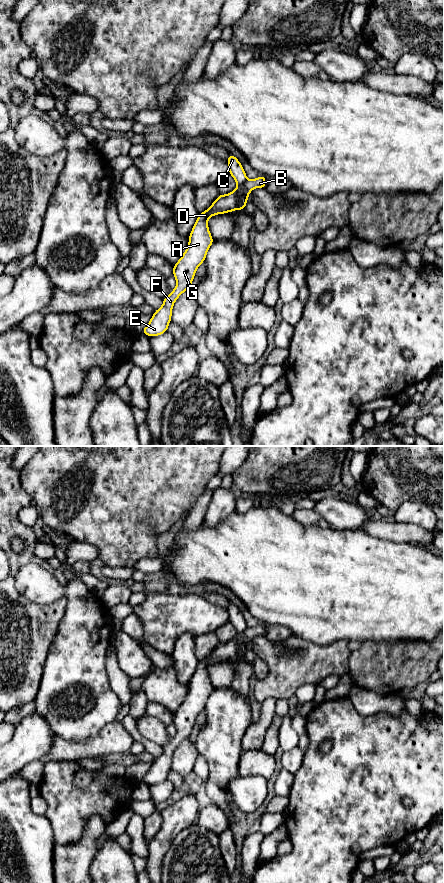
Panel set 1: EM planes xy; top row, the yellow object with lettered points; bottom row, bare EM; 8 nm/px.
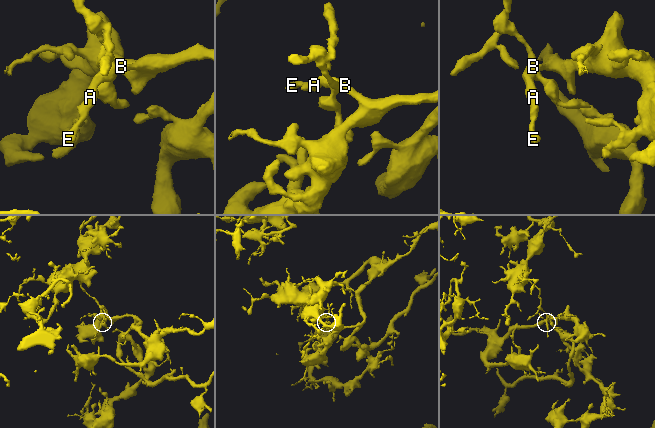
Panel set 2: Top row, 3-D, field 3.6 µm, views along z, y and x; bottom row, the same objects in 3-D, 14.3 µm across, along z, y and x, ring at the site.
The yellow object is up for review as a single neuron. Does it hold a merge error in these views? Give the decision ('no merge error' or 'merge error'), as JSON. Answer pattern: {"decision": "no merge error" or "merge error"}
{"decision": "no merge error"}

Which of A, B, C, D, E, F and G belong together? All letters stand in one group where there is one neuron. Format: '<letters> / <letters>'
A B C D E F G

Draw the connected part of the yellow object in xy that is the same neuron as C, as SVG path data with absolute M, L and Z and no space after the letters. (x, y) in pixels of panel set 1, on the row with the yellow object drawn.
M229 154L227 163L228 173L235 179L237 188L229 194L220 194L207 210L198 215L188 237L187 249L173 265L176 287L163 299L163 305L155 310L149 323L144 327L142 333L147 336L155 337L167 332L175 301L189 289L197 268L205 261L207 252L214 242L208 228L208 219L214 215L245 209L249 193L255 188L266 187L265 176L248 180L243 166L234 155Z

